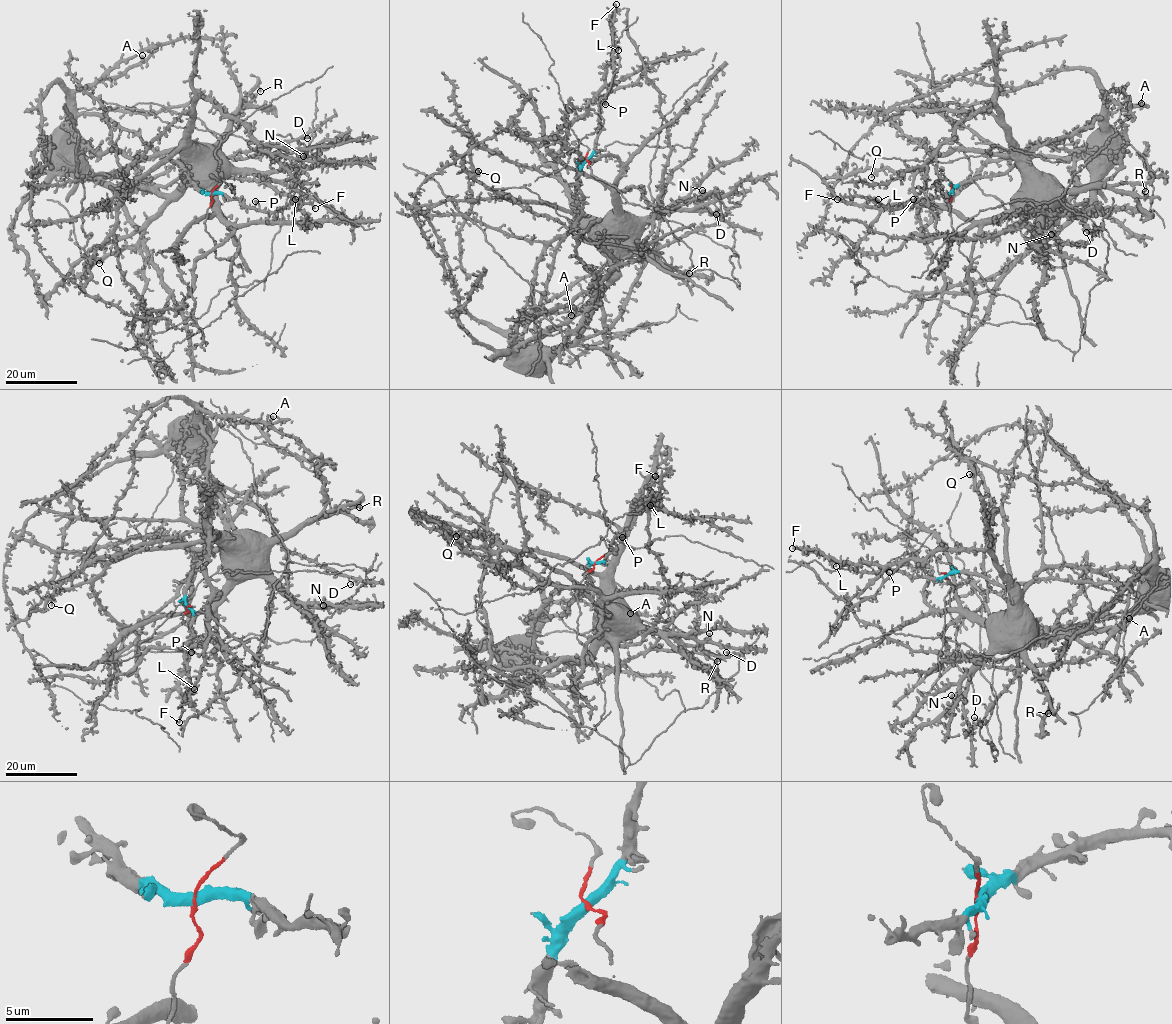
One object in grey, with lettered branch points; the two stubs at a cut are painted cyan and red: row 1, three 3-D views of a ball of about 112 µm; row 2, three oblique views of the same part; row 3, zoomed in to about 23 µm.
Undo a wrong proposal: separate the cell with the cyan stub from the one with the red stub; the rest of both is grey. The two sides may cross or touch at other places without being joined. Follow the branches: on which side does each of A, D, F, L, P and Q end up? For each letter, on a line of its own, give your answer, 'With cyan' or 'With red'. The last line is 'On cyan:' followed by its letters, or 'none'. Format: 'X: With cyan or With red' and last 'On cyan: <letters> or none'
A: With cyan
D: With cyan
F: With cyan
L: With cyan
P: With cyan
Q: With red
On cyan: A, D, F, L, P

